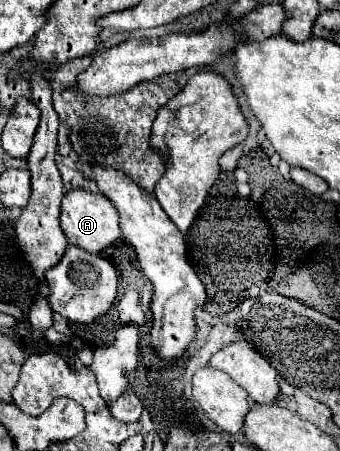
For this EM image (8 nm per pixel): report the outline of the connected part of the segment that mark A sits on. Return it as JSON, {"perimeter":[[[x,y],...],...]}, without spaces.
{"perimeter":[[[70,190],[64,194],[62,208],[60,208],[60,226],[68,240],[68,244],[76,244],[78,248],[84,248],[86,252],[98,252],[122,238],[120,226],[118,226],[118,212],[112,206],[112,202],[102,196],[100,192],[90,190]]]}

